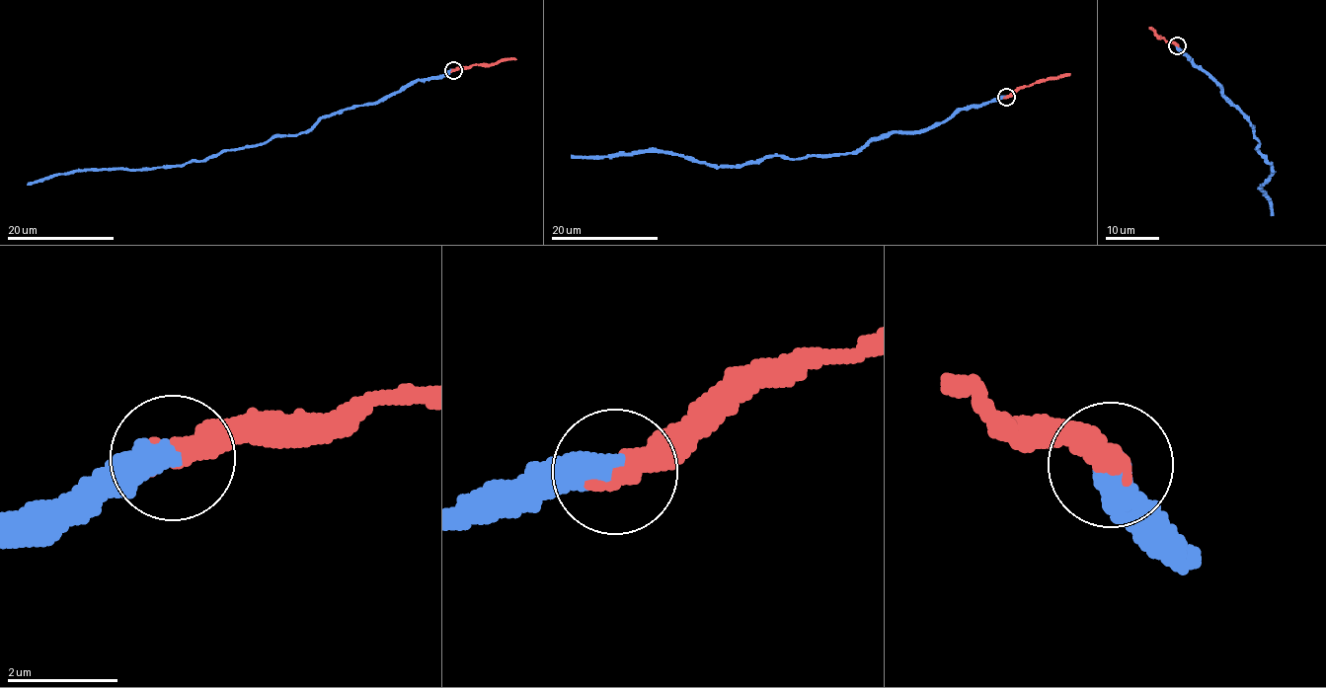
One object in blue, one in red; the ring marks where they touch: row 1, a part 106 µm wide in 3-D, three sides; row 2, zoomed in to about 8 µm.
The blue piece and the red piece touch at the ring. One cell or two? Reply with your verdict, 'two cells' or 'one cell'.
one cell

